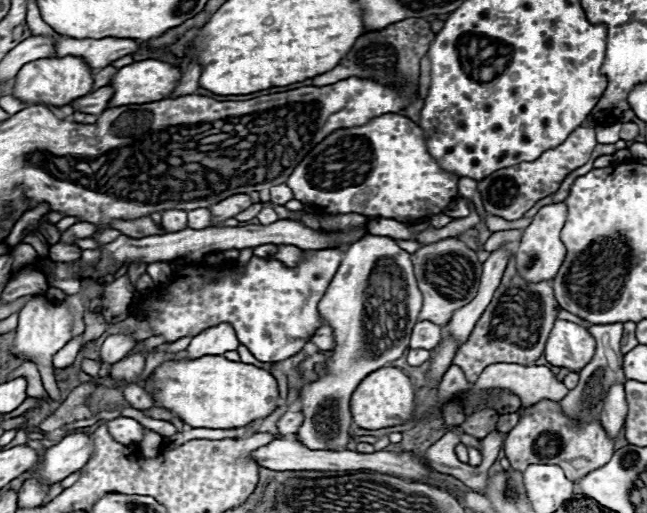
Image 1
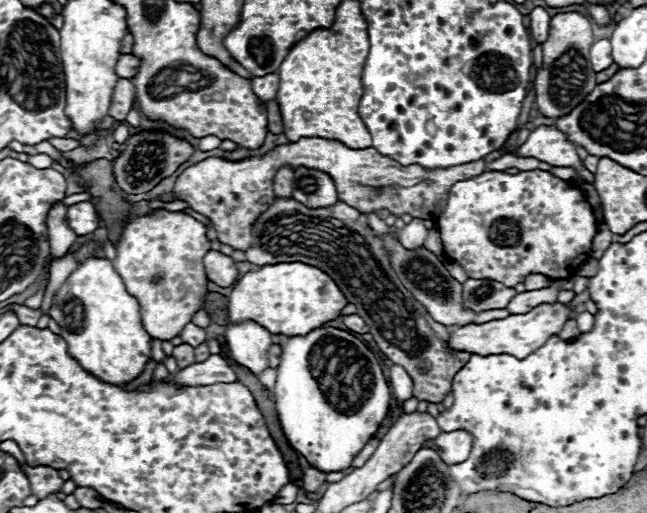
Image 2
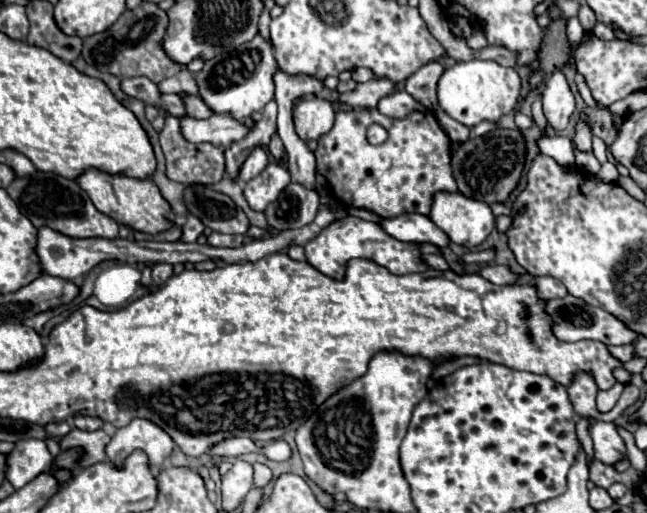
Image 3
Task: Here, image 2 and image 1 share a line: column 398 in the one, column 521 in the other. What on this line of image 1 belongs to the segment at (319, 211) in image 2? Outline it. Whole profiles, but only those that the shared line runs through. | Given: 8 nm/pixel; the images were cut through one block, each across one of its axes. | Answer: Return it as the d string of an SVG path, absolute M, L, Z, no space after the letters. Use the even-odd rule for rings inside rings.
M512 258L498 290L494 292L492 302L488 304L482 318L476 322L470 338L458 348L452 362L454 366L460 366L468 382L476 382L482 370L490 364L498 362L522 364L522 366L534 364L544 354L544 344L556 316L558 316L558 302L554 298L550 282L540 284L524 282L522 278L518 278Z

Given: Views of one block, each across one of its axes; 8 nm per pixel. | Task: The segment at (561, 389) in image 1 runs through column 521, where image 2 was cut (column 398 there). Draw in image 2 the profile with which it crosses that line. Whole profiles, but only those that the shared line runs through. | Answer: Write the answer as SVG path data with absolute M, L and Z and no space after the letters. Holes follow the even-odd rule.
M394 364L390 368L390 386L392 386L392 392L394 392L394 398L396 400L408 400L412 396L412 378L408 376L408 372Z

